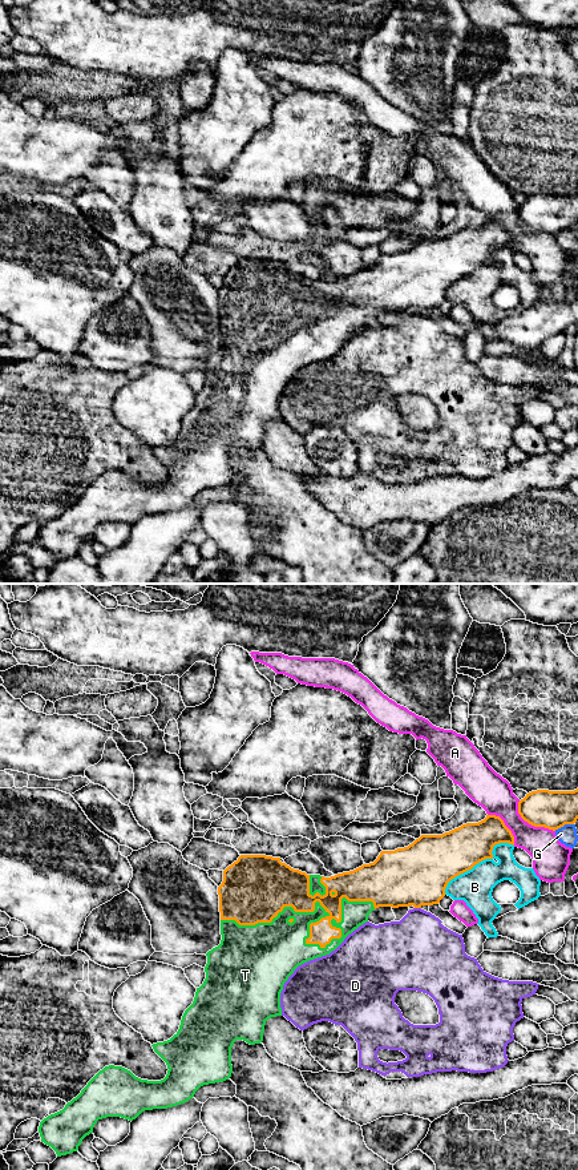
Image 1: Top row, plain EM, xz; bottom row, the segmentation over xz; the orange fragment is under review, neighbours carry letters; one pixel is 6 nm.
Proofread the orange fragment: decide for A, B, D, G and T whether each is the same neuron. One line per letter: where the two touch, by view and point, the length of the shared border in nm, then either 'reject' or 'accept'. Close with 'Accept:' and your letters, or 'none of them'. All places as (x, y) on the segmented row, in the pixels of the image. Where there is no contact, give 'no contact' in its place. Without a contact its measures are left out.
A: xz (530, 823) | 300 nm | reject
B: xz (479, 862) | 500 nm | reject
D: xz (417, 907) | 40 nm | reject
G: xz (564, 824) | 130 nm | reject
T: xz (310, 926) | 950 nm | accept
Accept: T

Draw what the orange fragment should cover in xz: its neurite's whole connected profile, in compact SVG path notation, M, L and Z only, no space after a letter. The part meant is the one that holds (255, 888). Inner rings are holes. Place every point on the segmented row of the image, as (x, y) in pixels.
M486 815L478 823L466 823L442 835L421 835L408 847L381 851L373 863L331 878L307 875L282 863L280 858L241 855L223 871L223 881L218 887L222 940L206 953L206 979L197 988L193 1004L185 1010L178 1032L170 1040L151 1045L167 1065L166 1077L161 1081L147 1081L122 1066L105 1066L62 1110L40 1122L41 1142L50 1146L57 1157L70 1154L78 1150L86 1135L93 1133L98 1119L121 1117L133 1121L145 1110L167 1109L187 1102L203 1085L229 1080L233 1073L234 1042L243 1040L254 1045L263 1041L266 1021L282 1016L283 985L299 965L330 955L349 933L367 923L369 913L379 907L421 908L438 904L445 896L448 883L480 862L493 859L493 847L500 843L514 846L514 836L500 816Z

